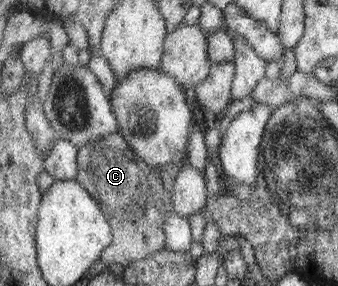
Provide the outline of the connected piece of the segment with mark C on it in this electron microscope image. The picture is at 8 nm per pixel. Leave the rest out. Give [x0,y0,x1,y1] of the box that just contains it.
[77,134,189,268]

